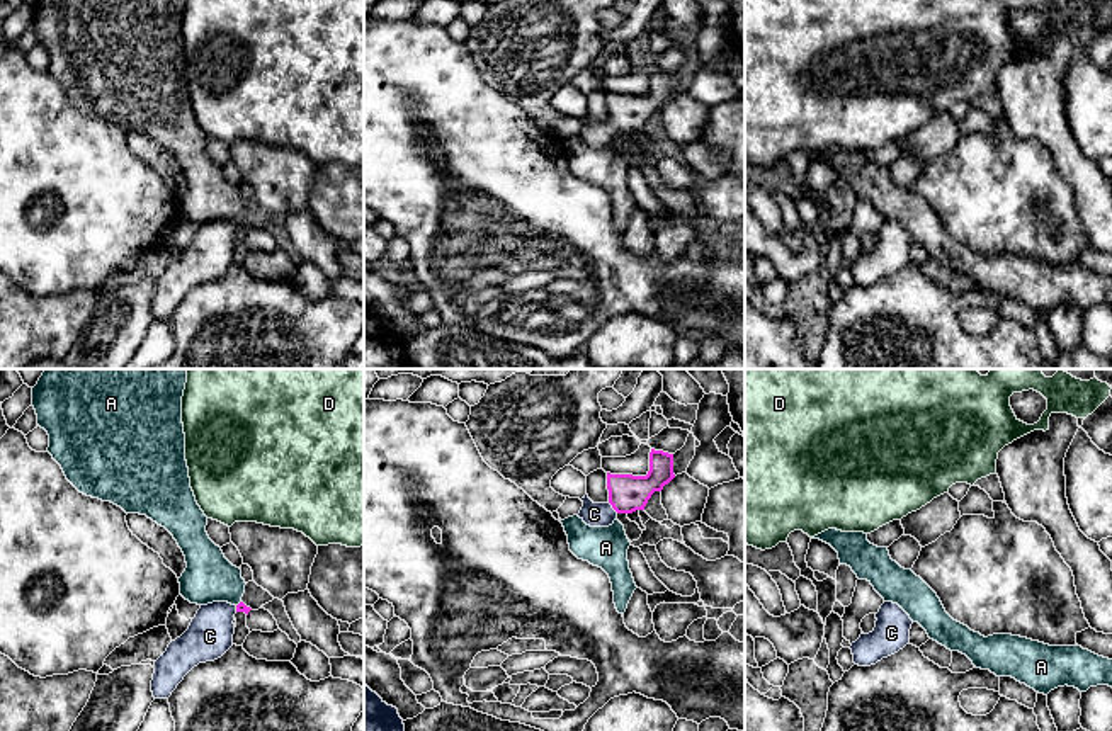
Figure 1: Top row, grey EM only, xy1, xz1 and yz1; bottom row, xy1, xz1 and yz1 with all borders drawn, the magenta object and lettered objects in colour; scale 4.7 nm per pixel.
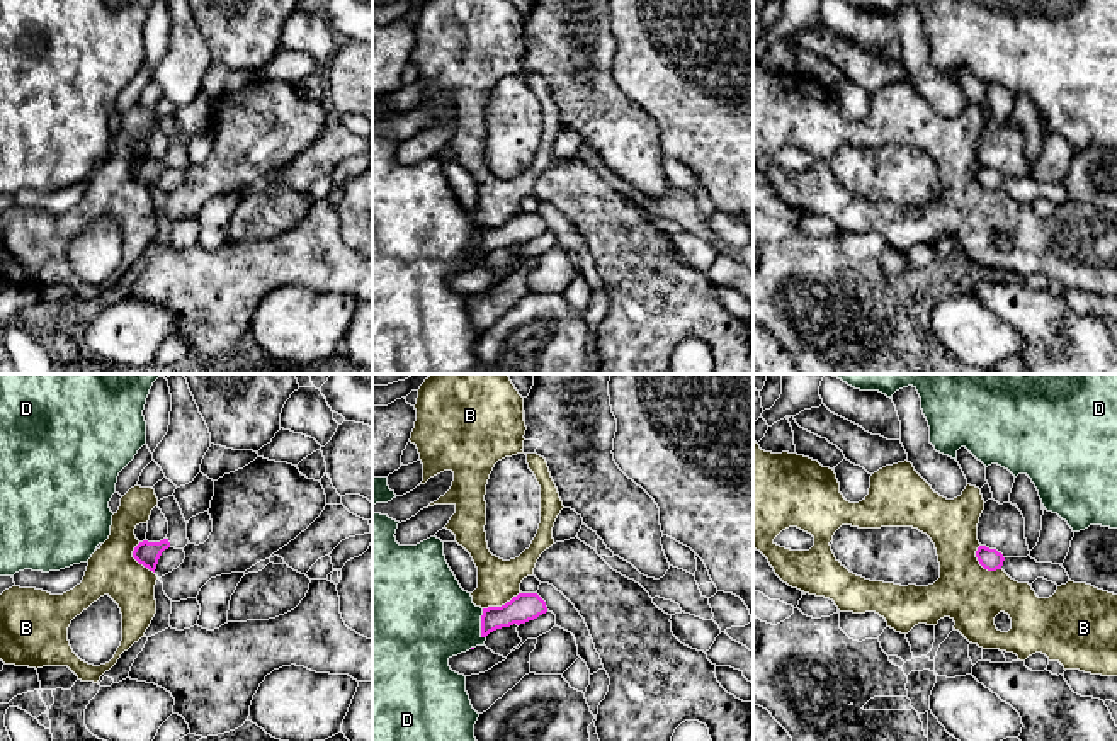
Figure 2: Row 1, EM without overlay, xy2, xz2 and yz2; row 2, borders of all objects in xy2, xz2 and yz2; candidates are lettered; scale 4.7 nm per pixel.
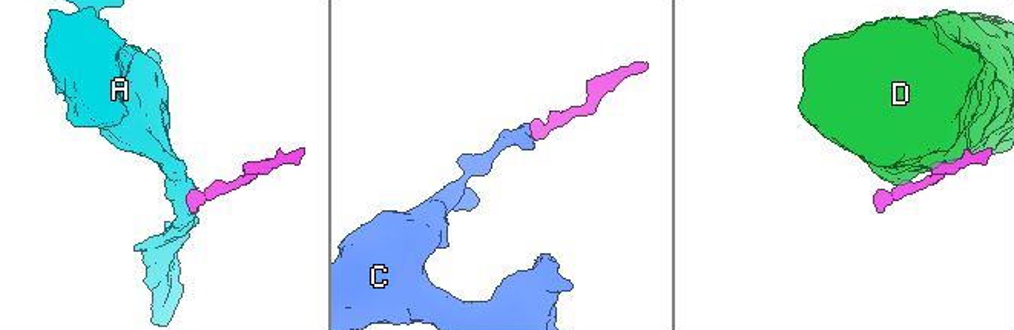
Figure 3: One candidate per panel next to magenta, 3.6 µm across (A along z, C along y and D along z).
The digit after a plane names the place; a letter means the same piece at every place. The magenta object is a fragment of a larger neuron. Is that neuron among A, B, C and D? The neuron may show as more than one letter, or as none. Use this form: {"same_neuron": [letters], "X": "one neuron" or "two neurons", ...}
{"same_neuron": ["C"], "A": "two neurons", "B": "two neurons", "C": "one neuron", "D": "two neurons"}

